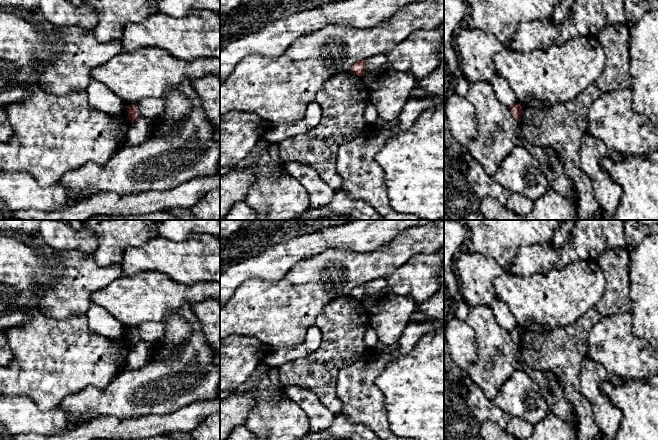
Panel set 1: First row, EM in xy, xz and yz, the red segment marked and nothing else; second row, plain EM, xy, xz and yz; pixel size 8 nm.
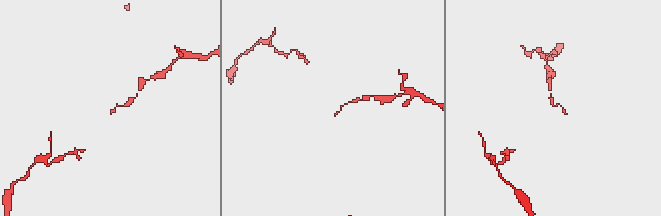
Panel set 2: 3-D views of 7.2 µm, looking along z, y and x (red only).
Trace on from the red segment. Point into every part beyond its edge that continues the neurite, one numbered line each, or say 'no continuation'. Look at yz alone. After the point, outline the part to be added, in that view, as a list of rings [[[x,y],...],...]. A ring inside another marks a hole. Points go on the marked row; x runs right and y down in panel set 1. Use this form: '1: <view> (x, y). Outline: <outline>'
no continuation

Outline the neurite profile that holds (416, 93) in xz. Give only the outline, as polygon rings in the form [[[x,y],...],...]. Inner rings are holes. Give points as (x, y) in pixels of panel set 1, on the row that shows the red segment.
[[[414,87],[410,92],[410,98],[414,98],[414,99],[424,98],[427,95],[428,94],[424,90],[417,87]]]

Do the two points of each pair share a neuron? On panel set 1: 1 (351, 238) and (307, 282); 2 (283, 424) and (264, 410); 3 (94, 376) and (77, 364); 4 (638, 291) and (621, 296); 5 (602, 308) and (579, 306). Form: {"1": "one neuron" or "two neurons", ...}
{"1": "two neurons", "2": "one neuron", "3": "one neuron", "4": "two neurons", "5": "two neurons"}

